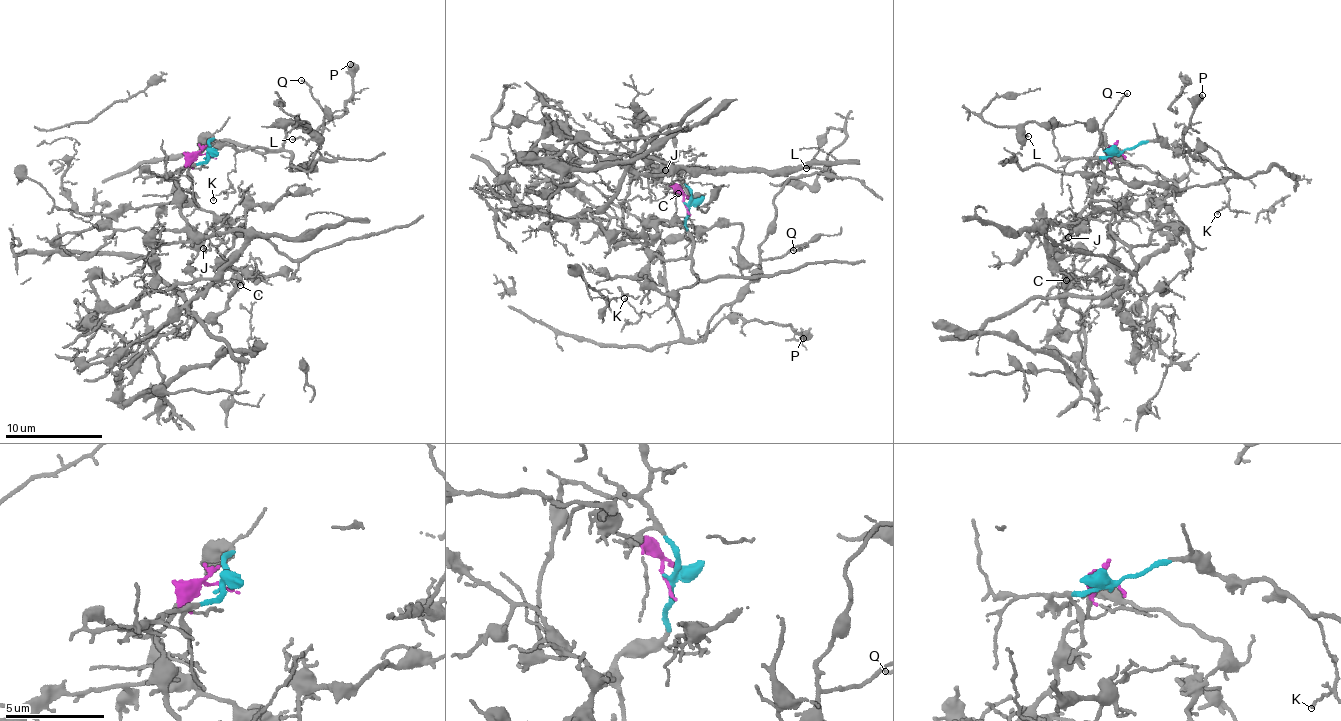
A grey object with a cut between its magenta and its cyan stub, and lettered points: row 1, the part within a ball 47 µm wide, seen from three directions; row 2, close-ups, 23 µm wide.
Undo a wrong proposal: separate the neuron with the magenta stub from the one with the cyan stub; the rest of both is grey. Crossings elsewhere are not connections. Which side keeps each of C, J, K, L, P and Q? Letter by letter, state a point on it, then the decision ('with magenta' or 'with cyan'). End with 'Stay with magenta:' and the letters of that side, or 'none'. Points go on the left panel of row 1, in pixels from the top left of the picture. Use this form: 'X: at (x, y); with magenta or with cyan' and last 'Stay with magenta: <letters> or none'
C: at (240, 285); with magenta
J: at (203, 248); with magenta
K: at (213, 200); with cyan
L: at (292, 139); with cyan
P: at (350, 64); with cyan
Q: at (301, 80); with cyan
Stay with magenta: C, J

